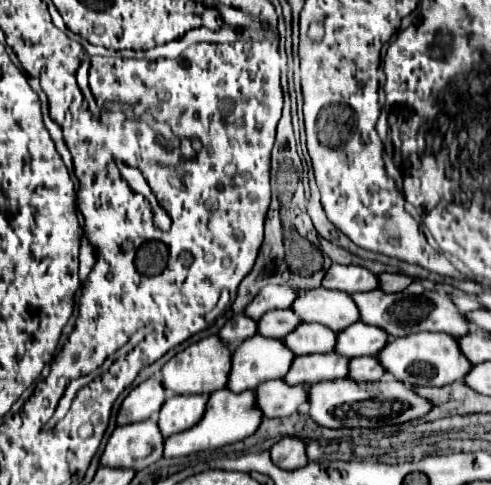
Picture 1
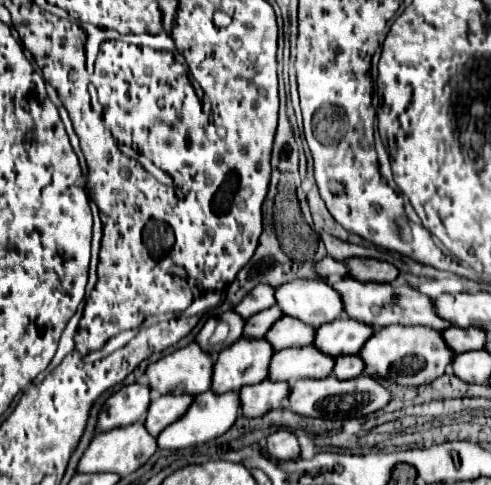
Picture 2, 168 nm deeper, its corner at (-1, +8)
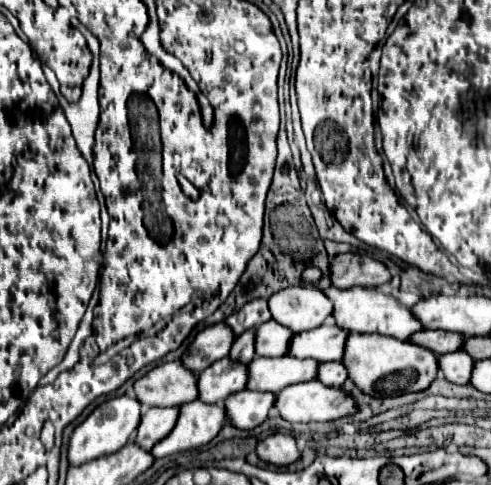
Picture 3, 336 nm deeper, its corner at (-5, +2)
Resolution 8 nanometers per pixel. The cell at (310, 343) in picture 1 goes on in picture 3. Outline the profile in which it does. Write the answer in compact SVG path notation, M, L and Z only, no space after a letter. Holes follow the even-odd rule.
M269 320L257 328L255 354L279 358L279 356L287 354L287 346L291 344L291 338L293 338L291 330L287 330L285 326L279 326L275 320Z

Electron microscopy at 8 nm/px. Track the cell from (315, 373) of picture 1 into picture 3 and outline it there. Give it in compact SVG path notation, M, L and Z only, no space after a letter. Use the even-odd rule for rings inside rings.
M291 354L281 358L261 358L255 356L249 362L249 390L259 392L273 392L279 394L283 388L299 382L315 380L315 370L319 362L307 358L299 360Z

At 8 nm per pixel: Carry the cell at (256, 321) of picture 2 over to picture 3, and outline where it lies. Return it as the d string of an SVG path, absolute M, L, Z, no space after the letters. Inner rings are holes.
M249 330L247 334L241 334L241 336L235 340L229 356L231 356L233 360L239 360L239 362L249 364L249 362L253 360L253 356L255 356L255 330Z

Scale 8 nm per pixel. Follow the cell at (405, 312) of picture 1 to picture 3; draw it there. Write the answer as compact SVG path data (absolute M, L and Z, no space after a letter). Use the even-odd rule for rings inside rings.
M335 286L327 288L325 294L333 300L333 318L339 328L347 332L367 332L367 334L387 334L399 340L409 340L415 332L423 330L421 322L411 314L411 308L403 306L395 296L383 294L375 288L349 288L349 290L339 290Z

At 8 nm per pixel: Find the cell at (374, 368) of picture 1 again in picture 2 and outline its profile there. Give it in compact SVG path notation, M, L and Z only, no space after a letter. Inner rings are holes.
M337 356L335 358L333 376L337 376L339 380L355 378L361 372L363 372L363 360L359 360L359 356Z

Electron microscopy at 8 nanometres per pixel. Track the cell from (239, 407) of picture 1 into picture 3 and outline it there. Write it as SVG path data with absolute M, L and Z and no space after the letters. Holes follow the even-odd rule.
M199 400L187 402L181 406L179 420L171 434L153 446L151 454L163 458L175 452L191 450L209 444L225 424L225 406L223 404L205 404Z

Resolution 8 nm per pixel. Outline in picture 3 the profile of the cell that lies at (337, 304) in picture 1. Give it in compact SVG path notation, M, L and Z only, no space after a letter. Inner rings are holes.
M293 286L279 290L269 298L273 320L291 328L293 332L313 330L331 318L333 302L315 286Z

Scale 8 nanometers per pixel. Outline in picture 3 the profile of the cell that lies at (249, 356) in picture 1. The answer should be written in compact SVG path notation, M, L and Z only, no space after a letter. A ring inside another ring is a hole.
M231 358L213 362L207 370L203 370L203 374L199 374L199 400L207 404L223 402L227 396L245 388L247 364L231 362Z

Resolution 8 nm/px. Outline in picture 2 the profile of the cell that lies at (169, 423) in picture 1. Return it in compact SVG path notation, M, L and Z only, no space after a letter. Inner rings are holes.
M159 396L157 400L153 400L143 422L147 432L157 438L163 428L173 424L175 420L179 420L179 416L183 416L183 412L187 412L187 408L191 406L191 398L193 396Z

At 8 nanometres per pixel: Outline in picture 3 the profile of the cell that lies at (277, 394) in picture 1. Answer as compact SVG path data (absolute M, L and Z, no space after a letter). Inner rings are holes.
M253 390L235 392L225 400L227 416L237 428L251 430L267 418L267 412L275 404L275 398L275 394L263 394Z

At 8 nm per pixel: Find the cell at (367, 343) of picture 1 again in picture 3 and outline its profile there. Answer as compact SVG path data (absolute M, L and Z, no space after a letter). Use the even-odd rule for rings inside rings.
M325 322L315 330L295 334L289 346L289 354L297 358L313 358L319 362L341 362L347 332L339 330L335 322Z

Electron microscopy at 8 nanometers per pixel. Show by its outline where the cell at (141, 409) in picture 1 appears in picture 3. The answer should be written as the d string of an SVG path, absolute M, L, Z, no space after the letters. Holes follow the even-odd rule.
M119 396L119 398L111 398L111 400L103 402L89 414L89 418L83 424L79 424L75 428L71 442L69 442L69 464L79 466L79 464L85 464L99 456L117 452L131 440L139 422L141 422L141 402L137 398Z

